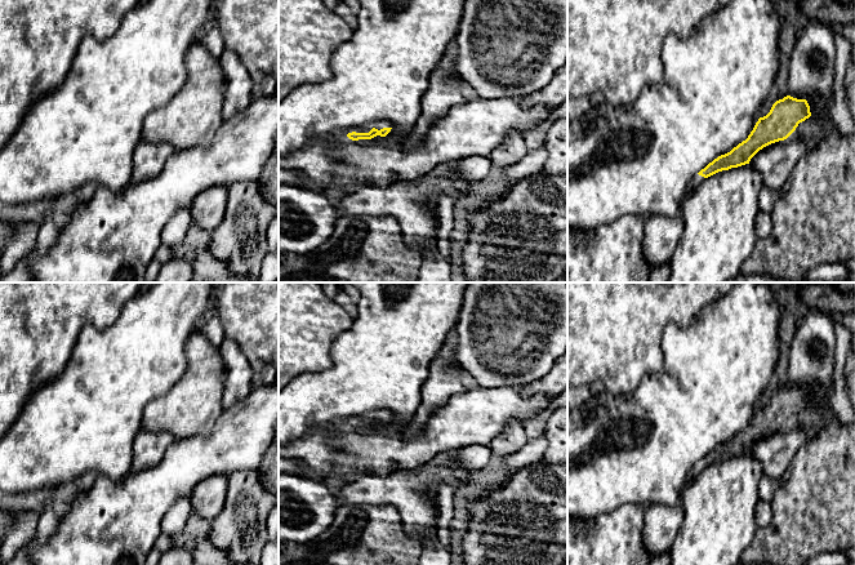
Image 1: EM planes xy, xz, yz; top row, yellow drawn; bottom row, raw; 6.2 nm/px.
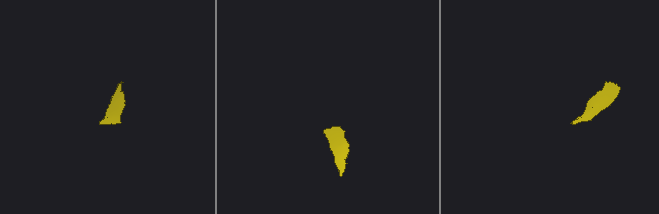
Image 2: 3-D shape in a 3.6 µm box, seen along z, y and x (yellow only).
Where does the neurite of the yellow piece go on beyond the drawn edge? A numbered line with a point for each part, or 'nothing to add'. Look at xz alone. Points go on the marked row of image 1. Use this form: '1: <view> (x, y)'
1: xz (381, 124)

